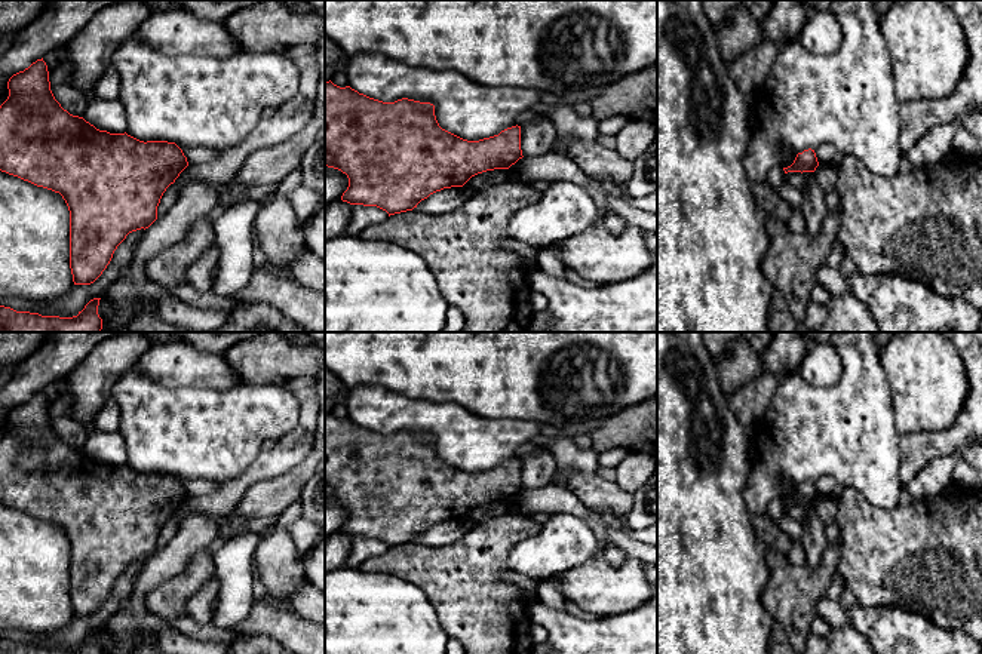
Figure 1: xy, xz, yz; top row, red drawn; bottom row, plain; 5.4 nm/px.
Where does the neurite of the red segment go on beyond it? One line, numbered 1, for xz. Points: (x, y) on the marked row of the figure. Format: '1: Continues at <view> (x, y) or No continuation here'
1: No continuation here

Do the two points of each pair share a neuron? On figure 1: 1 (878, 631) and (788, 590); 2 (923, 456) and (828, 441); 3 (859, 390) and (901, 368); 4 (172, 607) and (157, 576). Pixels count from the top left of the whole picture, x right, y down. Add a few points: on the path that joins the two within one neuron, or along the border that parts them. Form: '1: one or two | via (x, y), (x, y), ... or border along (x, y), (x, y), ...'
1: two | border along (856, 601), (865, 607), (895, 605)
2: two | border along (899, 436), (899, 482), (904, 487)
3: two | border along (878, 347), (878, 361), (895, 411)
4: two | border along (190, 562), (144, 598), (143, 607), (149, 613)

